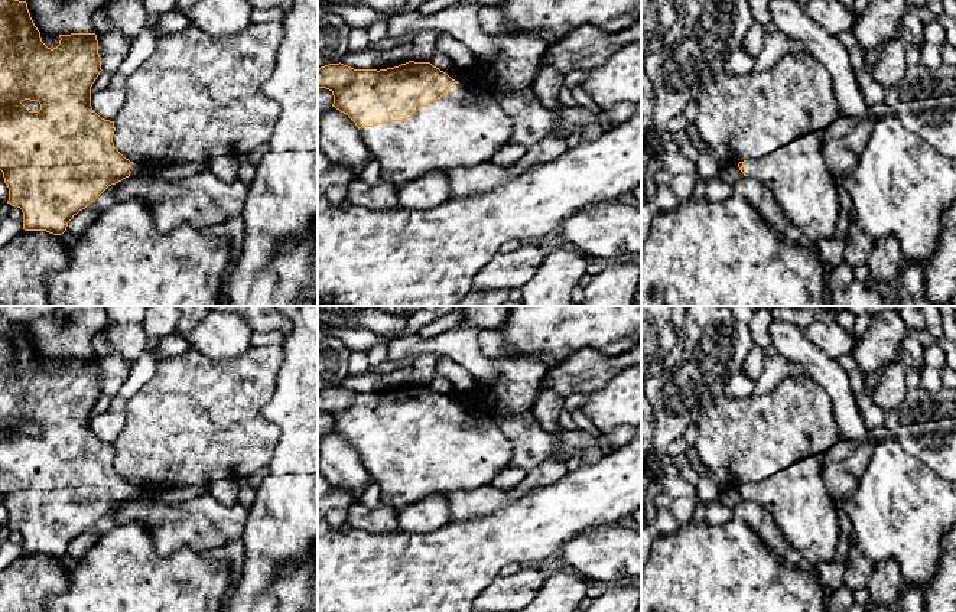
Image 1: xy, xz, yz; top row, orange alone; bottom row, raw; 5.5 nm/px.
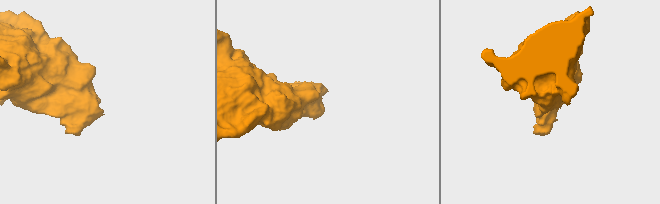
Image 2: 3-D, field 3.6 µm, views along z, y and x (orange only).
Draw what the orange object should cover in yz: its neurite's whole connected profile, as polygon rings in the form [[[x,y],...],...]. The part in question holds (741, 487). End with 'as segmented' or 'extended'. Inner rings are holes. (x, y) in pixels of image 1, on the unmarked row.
[[[819,456],[794,462],[760,482],[739,485],[738,491],[744,499],[758,502],[773,515],[780,533],[801,554],[806,567],[816,570],[820,563],[835,559],[840,537],[838,505],[823,482]]] | extended

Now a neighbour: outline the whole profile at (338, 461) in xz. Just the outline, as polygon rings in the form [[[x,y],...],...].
[[[335,430],[318,443],[318,475],[357,497],[373,482],[355,446]]]

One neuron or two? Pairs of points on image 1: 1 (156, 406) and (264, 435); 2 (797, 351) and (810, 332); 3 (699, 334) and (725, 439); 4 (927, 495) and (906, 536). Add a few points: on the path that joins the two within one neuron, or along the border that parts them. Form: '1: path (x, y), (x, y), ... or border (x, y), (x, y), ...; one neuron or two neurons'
1: path (184, 423), (204, 423), (224, 435), (237, 435); one neuron
2: border (802, 328), (812, 342), (833, 357); two neurons
3: border (724, 391), (699, 412), (693, 423); two neurons
4: path (919, 505), (906, 521), (906, 526); one neuron

